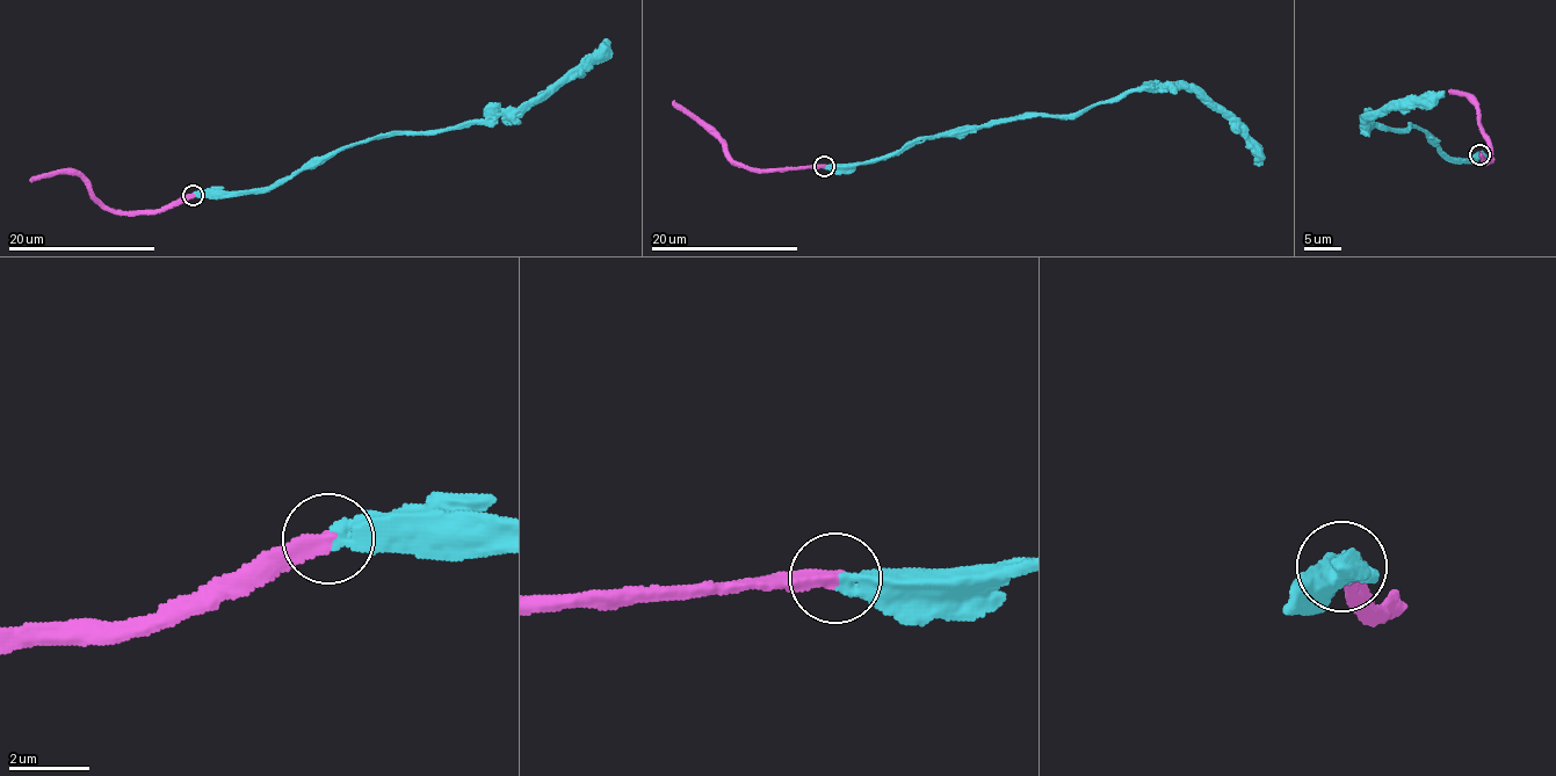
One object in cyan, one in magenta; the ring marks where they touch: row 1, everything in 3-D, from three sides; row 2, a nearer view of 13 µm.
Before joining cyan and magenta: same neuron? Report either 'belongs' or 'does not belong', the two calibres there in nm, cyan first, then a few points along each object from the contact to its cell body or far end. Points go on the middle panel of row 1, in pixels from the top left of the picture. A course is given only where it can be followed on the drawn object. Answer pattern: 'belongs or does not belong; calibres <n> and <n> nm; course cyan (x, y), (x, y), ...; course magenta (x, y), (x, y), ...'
belongs; calibres 550 and 400 nm; course cyan (824, 166), (853, 167), (921, 138), (1007, 120), (1073, 116), (1158, 88), (1184, 88), (1237, 127), (1261, 165); course magenta (824, 166), (739, 167), (711, 129), (704, 129), (672, 101)

